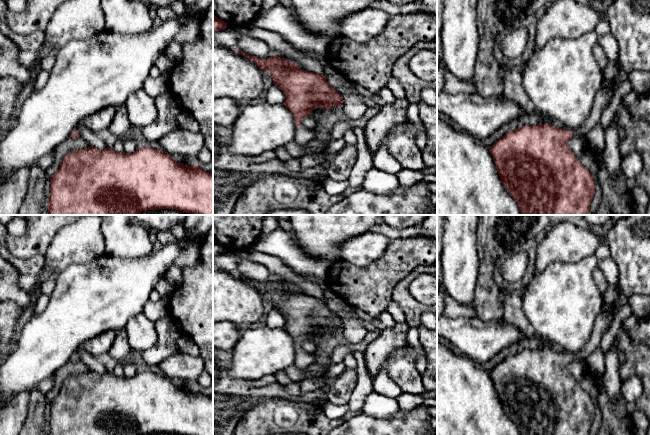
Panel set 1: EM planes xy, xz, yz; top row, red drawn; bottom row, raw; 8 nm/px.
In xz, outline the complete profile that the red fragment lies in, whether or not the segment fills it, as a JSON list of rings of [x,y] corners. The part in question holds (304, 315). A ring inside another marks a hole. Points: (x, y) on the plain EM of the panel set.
[[[235,272],[240,279],[252,284],[263,296],[268,294],[273,306],[285,318],[283,329],[288,332],[295,343],[295,366],[307,368],[313,361],[312,355],[305,352],[301,345],[309,340],[315,332],[324,332],[327,335],[332,330],[343,331],[343,321],[327,306],[324,299],[298,291],[297,287],[271,280],[269,283],[260,283],[243,277]]]

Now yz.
[[[616,296],[615,302],[607,306],[602,303],[592,335],[582,350],[572,355],[559,353],[551,348],[525,349],[509,355],[490,372],[501,407],[517,426],[520,435],[589,435],[595,415],[595,407],[567,366],[573,360],[585,361],[589,354],[599,348],[602,336],[610,327],[614,316],[628,304],[628,297]]]

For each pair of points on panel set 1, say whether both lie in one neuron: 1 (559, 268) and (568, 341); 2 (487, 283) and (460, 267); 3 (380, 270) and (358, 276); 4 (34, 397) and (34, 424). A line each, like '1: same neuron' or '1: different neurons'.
1: same neuron
2: different neurons
3: same neuron
4: same neuron

